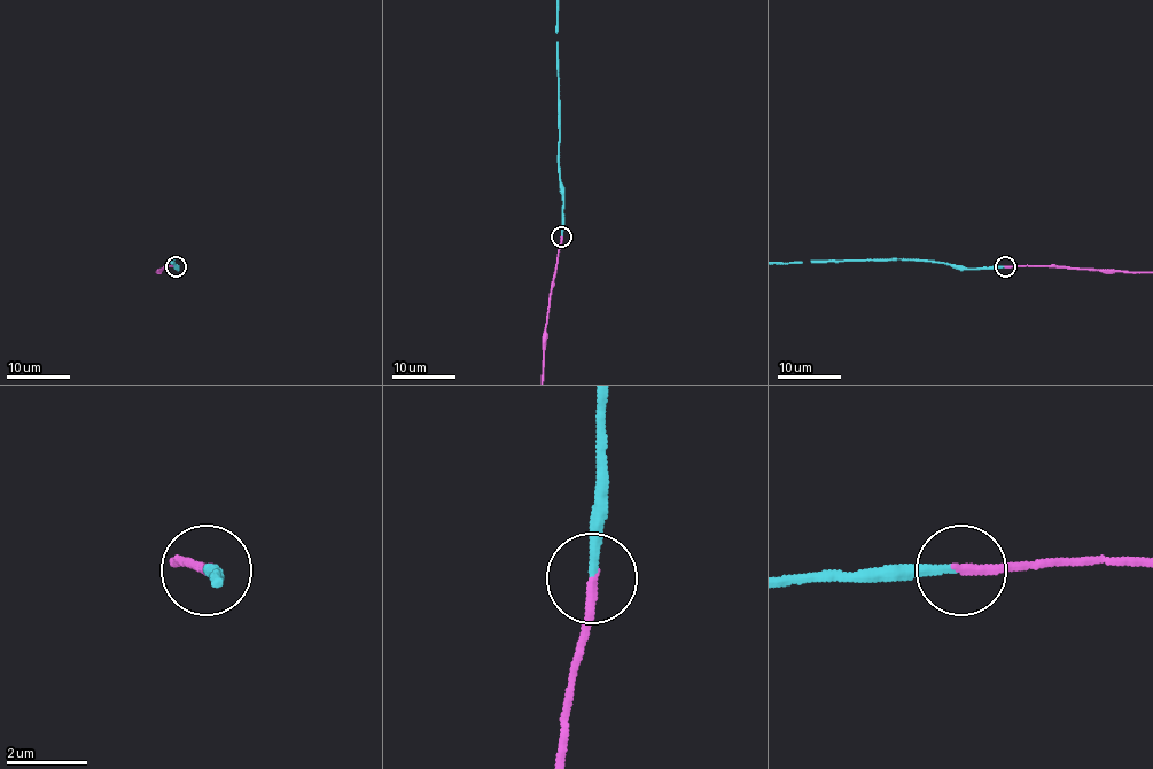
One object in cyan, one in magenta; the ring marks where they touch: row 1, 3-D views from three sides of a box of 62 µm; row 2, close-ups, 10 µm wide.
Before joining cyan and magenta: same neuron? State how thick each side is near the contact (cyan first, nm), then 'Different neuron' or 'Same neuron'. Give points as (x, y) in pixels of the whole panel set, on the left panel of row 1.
Thickness 220 nm (cyan) against 240 nm. Same neuron

